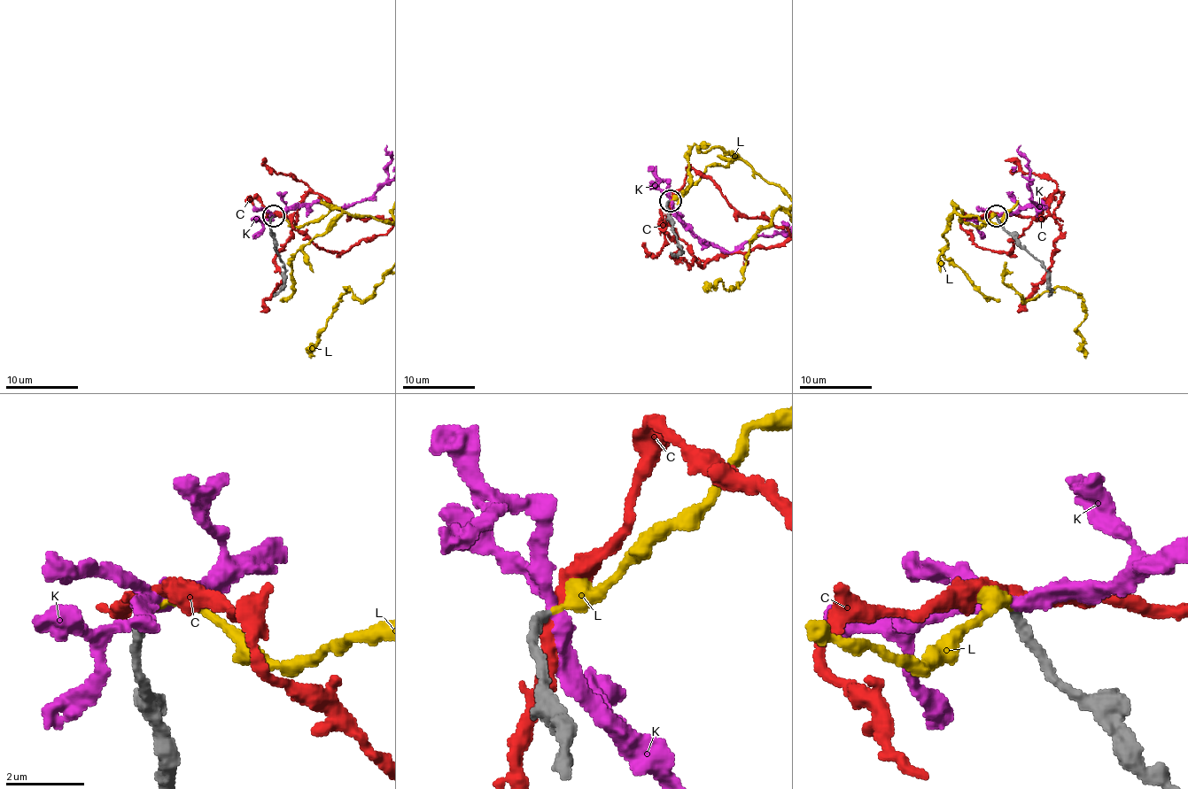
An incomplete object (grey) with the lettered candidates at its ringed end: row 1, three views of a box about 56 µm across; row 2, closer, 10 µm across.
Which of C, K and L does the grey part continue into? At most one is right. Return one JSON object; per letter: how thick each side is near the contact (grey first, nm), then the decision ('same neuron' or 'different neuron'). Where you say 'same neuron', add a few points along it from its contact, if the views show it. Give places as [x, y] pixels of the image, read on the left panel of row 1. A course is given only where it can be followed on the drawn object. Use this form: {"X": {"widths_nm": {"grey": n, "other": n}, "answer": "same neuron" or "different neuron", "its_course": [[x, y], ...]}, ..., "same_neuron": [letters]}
{"C": {"widths_nm": {"grey": 260, "other": 360}, "answer": "different neuron"}, "K": {"widths_nm": {"grey": 240, "other": 360}, "answer": "different neuron"}, "L": {"widths_nm": {"grey": 260, "other": 280}, "answer": "same neuron"}, "same_neuron": ["L"]}

